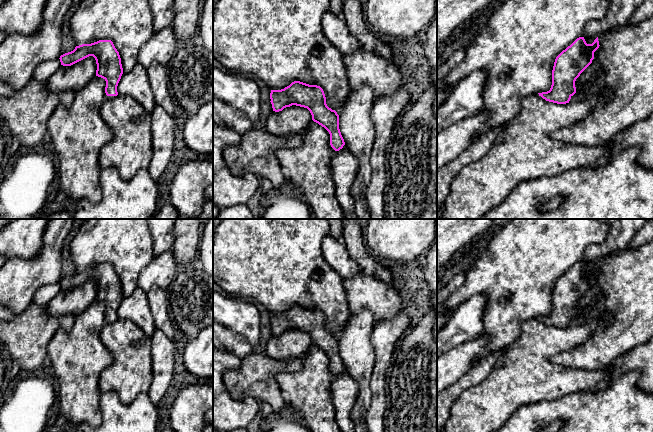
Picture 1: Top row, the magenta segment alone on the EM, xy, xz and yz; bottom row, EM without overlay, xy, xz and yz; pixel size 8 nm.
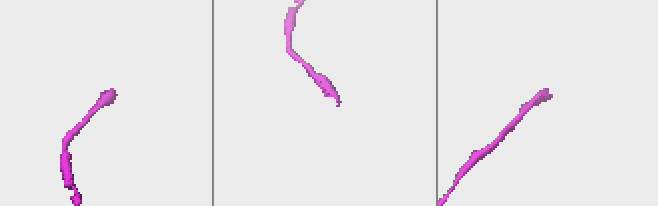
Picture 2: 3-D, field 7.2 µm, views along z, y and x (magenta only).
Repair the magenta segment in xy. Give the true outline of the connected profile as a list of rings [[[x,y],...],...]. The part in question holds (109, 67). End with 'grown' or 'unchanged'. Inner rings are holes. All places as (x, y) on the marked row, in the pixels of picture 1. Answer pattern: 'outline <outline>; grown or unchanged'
outline [[[99,40],[91,44],[76,46],[73,51],[61,55],[59,59],[61,65],[71,66],[89,56],[93,56],[96,60],[96,76],[85,87],[76,92],[70,107],[60,105],[55,109],[53,115],[48,120],[46,145],[56,162],[56,178],[60,185],[59,192],[64,192],[66,198],[71,198],[75,202],[86,199],[90,203],[98,203],[103,196],[100,185],[99,152],[114,137],[113,131],[100,116],[100,108],[106,101],[112,100],[118,95],[117,86],[123,74],[123,68],[119,52],[111,40]]]; grown

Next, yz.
outline [[[653,15],[638,24],[627,23],[601,34],[592,44],[587,44],[584,37],[577,38],[556,57],[550,90],[538,94],[546,101],[557,104],[576,102],[592,96],[597,99],[595,108],[584,120],[551,133],[552,139],[567,144],[605,146],[620,132],[647,119],[653,114]]]; grown

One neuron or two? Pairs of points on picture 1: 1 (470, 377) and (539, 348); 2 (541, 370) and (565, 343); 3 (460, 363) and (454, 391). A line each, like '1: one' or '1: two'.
1: one
2: one
3: two

